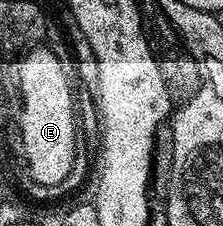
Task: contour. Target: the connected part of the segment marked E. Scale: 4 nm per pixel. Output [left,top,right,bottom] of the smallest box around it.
[20,47,76,184]

